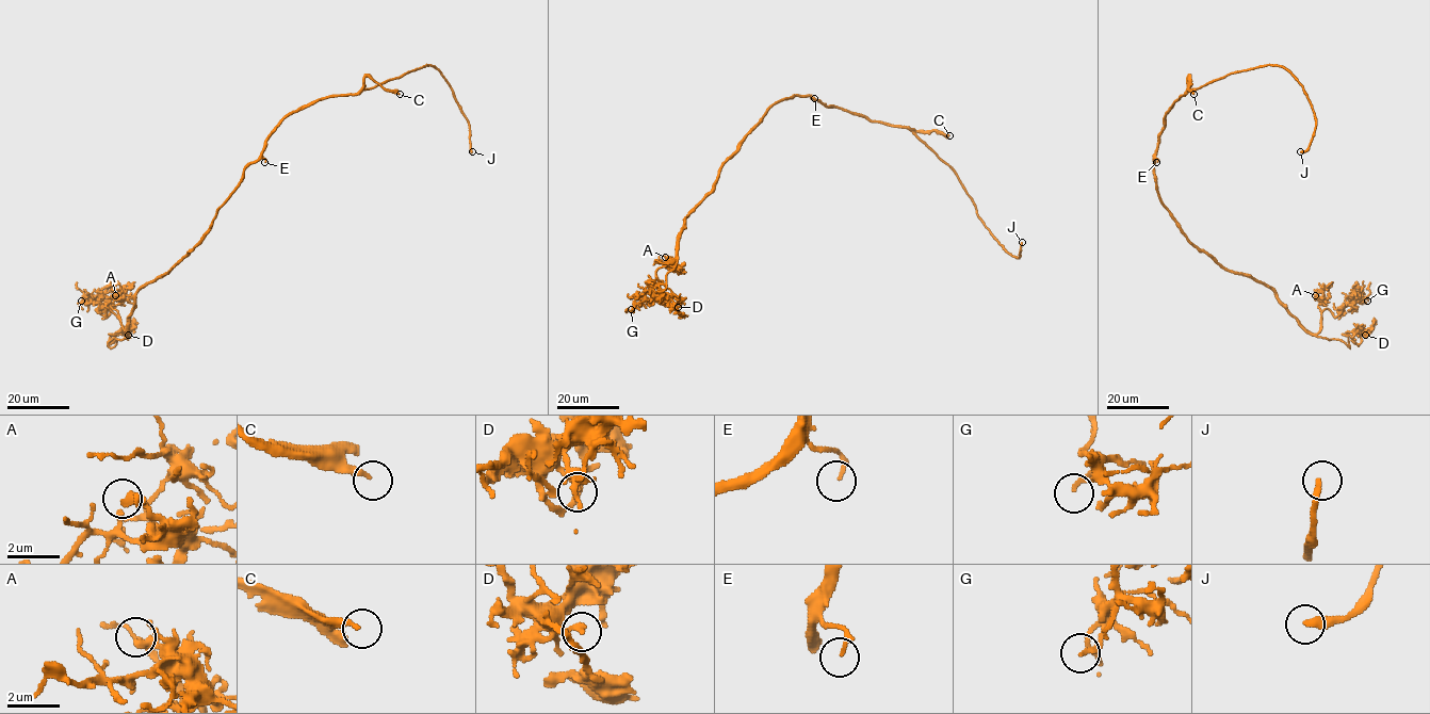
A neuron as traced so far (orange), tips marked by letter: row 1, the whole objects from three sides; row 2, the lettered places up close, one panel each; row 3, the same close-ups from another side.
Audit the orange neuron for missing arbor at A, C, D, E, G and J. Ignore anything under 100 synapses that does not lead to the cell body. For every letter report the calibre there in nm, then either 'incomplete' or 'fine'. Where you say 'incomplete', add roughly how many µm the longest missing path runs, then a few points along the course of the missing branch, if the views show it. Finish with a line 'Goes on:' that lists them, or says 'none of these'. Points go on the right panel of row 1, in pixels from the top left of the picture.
A: 200 nm | fine
C: 200 nm | incomplete | 20 µm | (1193, 94), (1204, 113), (1202, 129)
D: 190 nm | fine
E: 150 nm | fine
G: 140 nm | fine
J: 240 nm | incomplete | 130 µm | (1300, 151), (1254, 166), (1235, 187), (1236, 236), (1272, 278), (1253, 269), (1264, 265), (1268, 239)
Goes on: C, J

